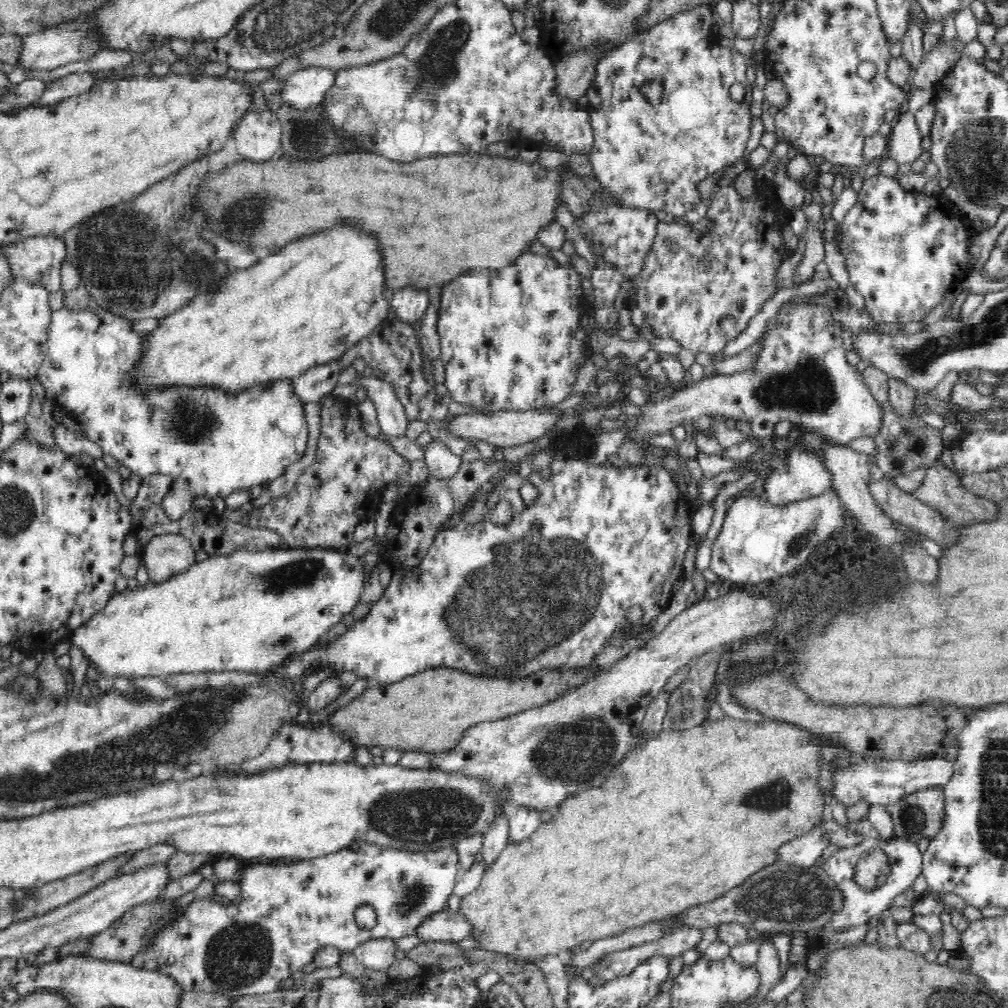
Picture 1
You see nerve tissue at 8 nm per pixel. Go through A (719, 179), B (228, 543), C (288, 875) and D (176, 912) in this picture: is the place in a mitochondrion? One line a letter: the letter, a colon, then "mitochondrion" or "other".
A: other
B: other
C: other
D: other

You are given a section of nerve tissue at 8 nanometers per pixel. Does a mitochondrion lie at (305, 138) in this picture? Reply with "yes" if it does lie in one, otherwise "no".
yes

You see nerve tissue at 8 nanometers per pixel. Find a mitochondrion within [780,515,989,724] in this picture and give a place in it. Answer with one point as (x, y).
(798, 541)

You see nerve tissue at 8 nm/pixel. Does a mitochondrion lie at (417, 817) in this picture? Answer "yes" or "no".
yes

